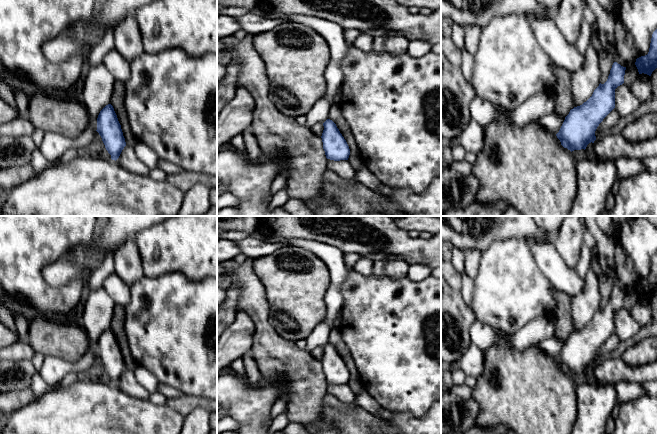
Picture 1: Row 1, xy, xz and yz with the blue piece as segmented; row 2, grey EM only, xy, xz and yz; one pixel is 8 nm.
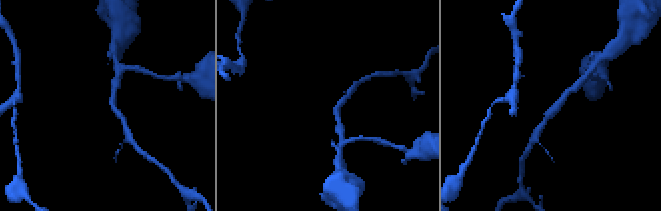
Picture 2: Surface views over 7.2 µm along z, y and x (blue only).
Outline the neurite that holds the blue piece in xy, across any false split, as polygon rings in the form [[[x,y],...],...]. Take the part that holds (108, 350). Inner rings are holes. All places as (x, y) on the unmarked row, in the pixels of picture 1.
[[[111,328],[106,329],[97,342],[97,354],[112,384],[117,384],[126,370],[117,339]]]

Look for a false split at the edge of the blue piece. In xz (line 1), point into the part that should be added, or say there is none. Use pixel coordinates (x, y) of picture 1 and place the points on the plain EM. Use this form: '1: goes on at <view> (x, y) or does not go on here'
1: does not go on here

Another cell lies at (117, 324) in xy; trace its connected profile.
[[[115,304],[110,328],[113,330],[118,345],[121,349],[126,369],[134,371],[137,366],[137,363],[134,360],[131,351],[129,349],[129,344],[124,329],[124,322],[125,322],[125,311],[122,306]]]

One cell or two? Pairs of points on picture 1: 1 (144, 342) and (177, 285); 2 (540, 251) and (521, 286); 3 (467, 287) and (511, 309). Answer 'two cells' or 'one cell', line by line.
1: one cell
2: two cells
3: two cells

